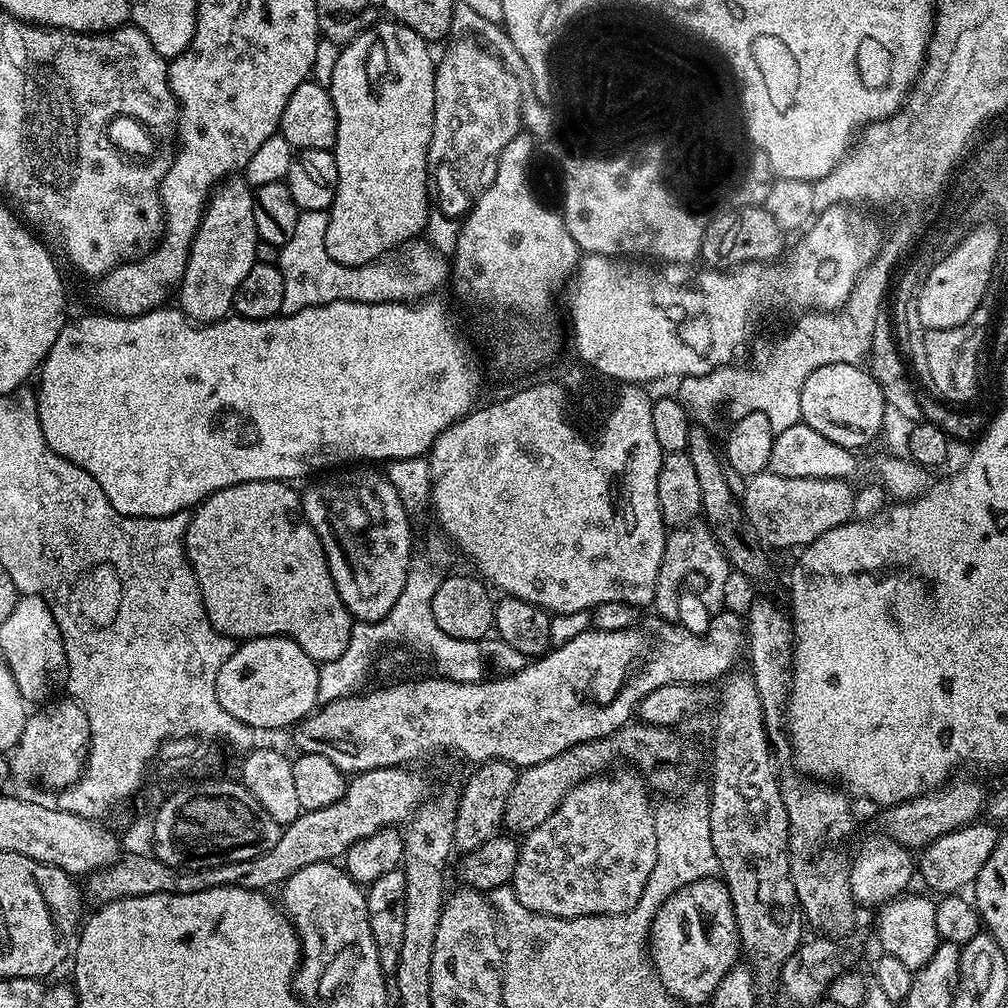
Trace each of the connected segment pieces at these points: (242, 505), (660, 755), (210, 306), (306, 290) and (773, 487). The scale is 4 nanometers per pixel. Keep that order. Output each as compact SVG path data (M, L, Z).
M251 480L250 482L242 482L241 484L235 484L234 486L226 486L214 494L210 494L206 497L206 499L200 501L200 503L196 505L191 515L189 515L188 529L184 531L184 552L186 555L188 555L188 565L192 567L192 573L196 575L196 581L200 587L200 597L204 603L206 614L214 626L214 630L218 630L223 634L223 636L231 636L232 639L237 642L253 640L254 638L262 638L263 636L289 636L289 638L298 642L298 646L302 646L302 650L306 650L306 654L310 654L310 658L312 660L317 661L320 664L324 664L330 662L332 659L338 658L344 649L346 649L347 643L350 640L354 618L346 610L346 606L342 602L342 598L338 598L338 586L334 586L334 578L330 578L330 570L328 569L328 563L326 562L326 554L322 550L322 542L318 538L318 534L314 534L314 530L311 526L309 526L309 524L306 522L306 518L304 517L304 511L300 505L301 493L299 491L295 492L295 490L292 488L295 487L293 487L291 483L283 480Z
M629 722L623 728L619 728L613 736L576 744L570 750L546 762L519 769L516 774L516 785L506 798L503 827L512 834L516 834L516 831L520 831L520 834L531 832L539 824L546 822L546 818L563 802L574 785L581 784L590 776L607 773L617 756L632 757L638 759L640 764L650 765L655 760L668 759L668 756L676 755L676 747L682 743L682 740L674 733L672 728L659 728L656 724Z
M229 178L213 191L205 209L204 216L192 240L192 249L188 251L188 261L184 277L178 285L180 301L178 307L189 320L203 326L212 324L215 320L225 319L233 311L236 302L236 291L242 286L242 278L250 274L250 270L257 264L255 246L261 240L258 230L254 226L254 195L253 185L248 185L240 178Z
M301 211L290 242L279 245L278 267L284 273L286 282L283 307L285 313L329 304L335 300L357 300L367 304L402 304L419 302L433 295L432 283L435 282L436 276L428 269L428 264L438 263L442 256L439 252L433 251L427 243L420 242L421 244L412 246L417 248L409 247L408 260L400 260L397 264L392 258L381 258L373 263L351 268L342 266L334 262L334 258L330 258L326 250L327 225L327 211Z
M760 472L747 481L742 492L742 507L745 521L758 537L761 545L772 548L803 549L815 542L826 530L849 523L853 519L852 507L856 492L848 480L827 480L826 478L782 478L773 472Z

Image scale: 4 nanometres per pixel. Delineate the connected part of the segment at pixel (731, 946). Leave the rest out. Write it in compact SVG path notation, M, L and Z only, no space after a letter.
M720 878L699 880L685 888L679 888L654 914L652 930L648 934L648 947L650 959L656 975L660 977L662 986L672 995L673 1000L680 1001L681 1005L700 1004L707 1005L712 999L714 990L722 978L742 956L740 947L740 931L736 925L736 915L732 909L732 899L728 893L728 886Z

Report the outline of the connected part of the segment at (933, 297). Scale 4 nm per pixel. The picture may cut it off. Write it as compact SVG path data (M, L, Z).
M973 227L964 237L969 236L957 248L949 247L948 256L942 257L923 277L923 284L915 298L915 306L924 330L961 327L982 302L987 288L991 286L991 274L1002 239L1001 233L998 234L988 227Z

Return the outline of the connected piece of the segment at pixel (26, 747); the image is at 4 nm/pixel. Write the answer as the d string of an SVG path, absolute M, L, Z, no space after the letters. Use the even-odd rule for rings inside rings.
M71 698L52 704L25 719L22 738L11 751L11 777L22 782L38 780L55 790L68 788L84 772L89 744L89 719L84 708Z

